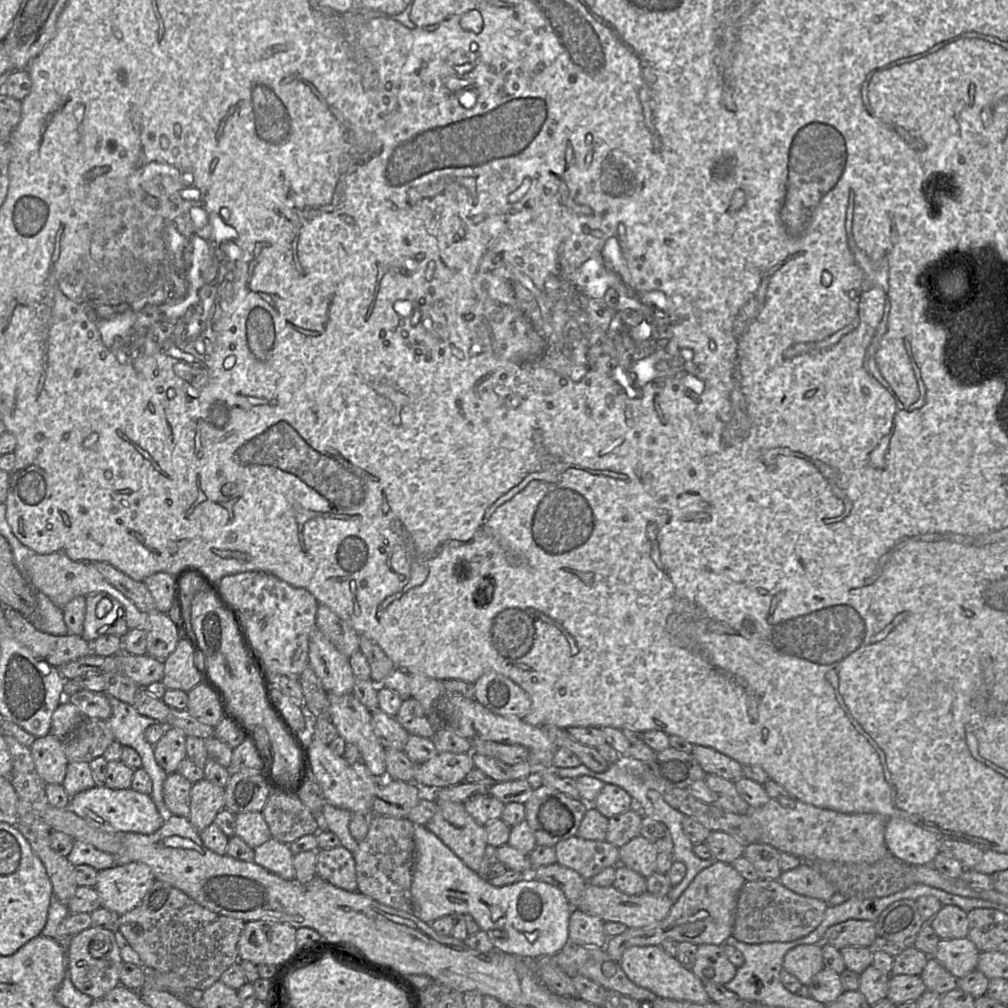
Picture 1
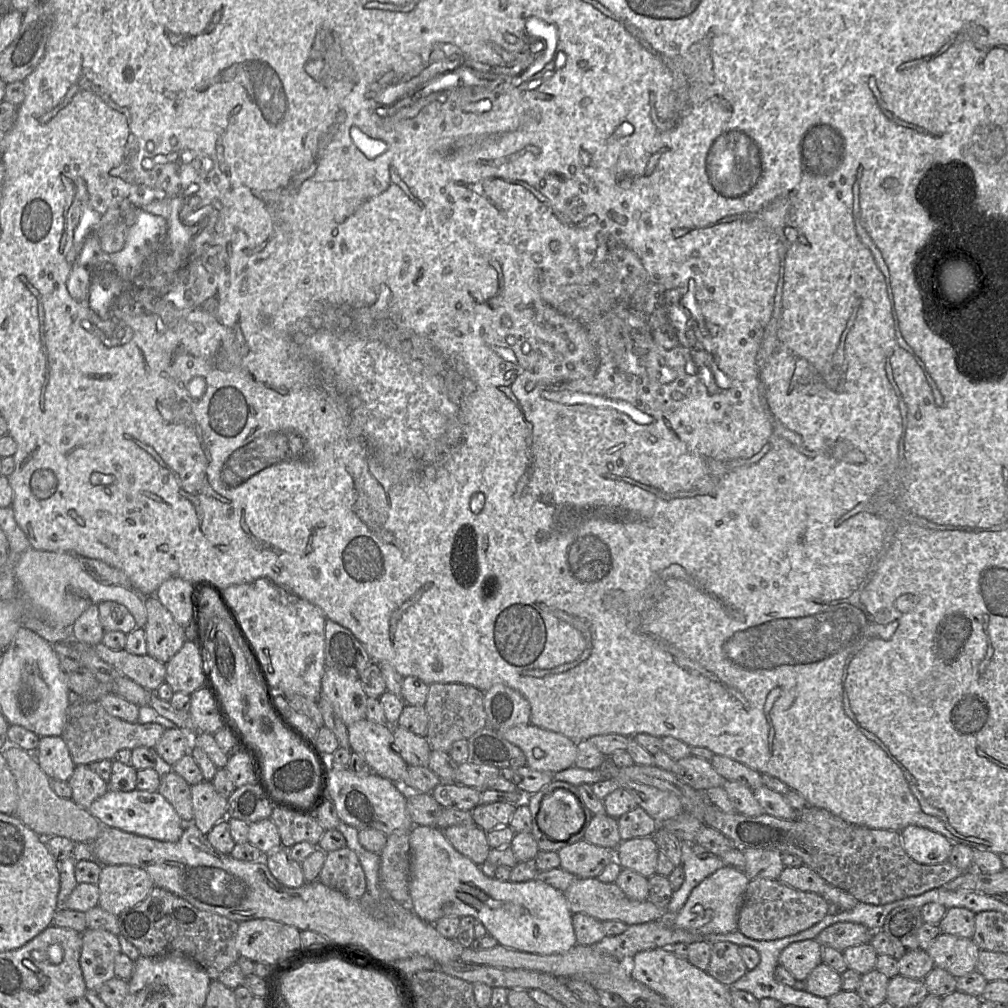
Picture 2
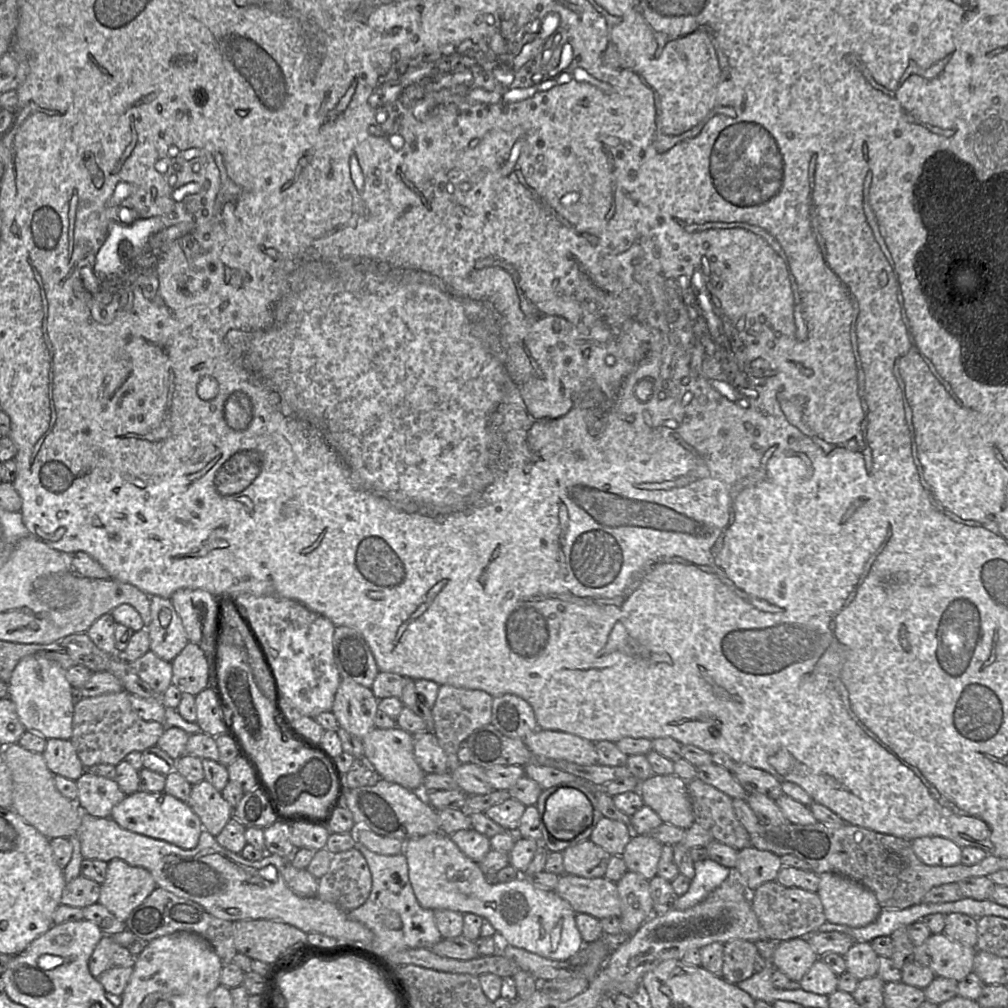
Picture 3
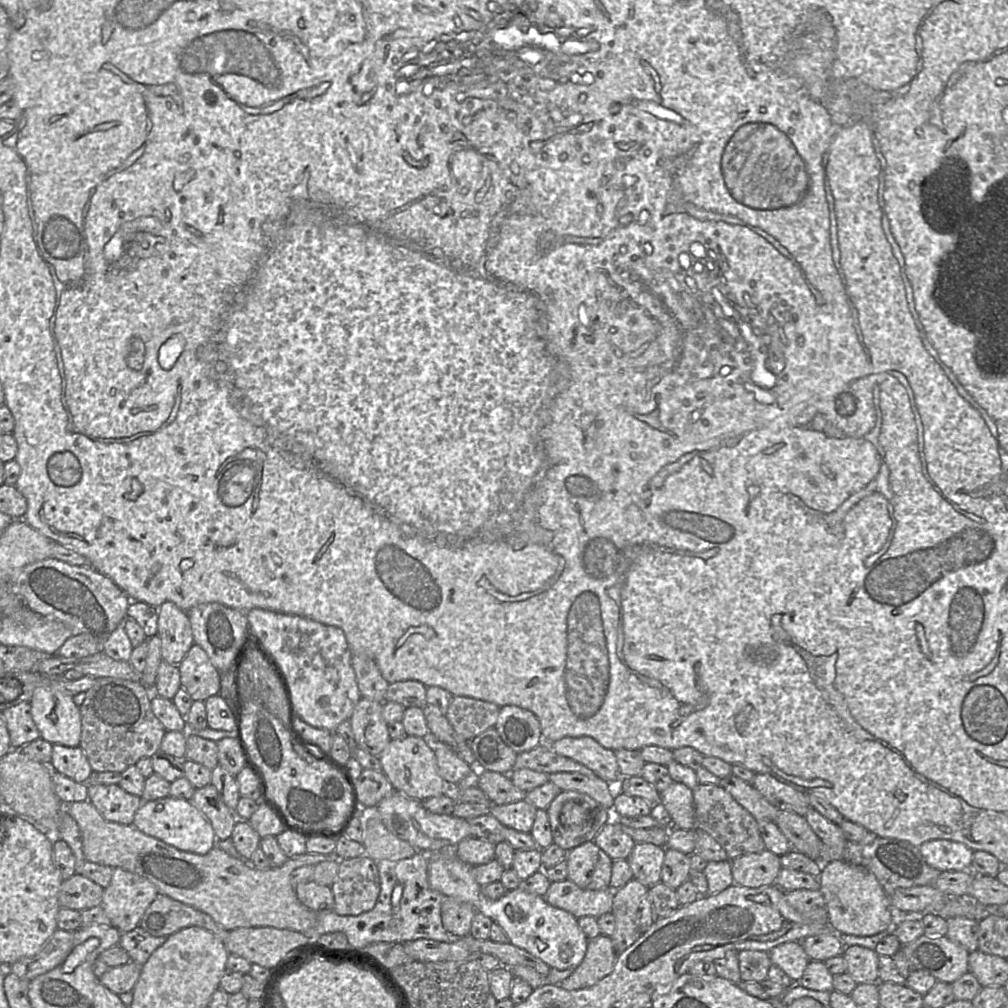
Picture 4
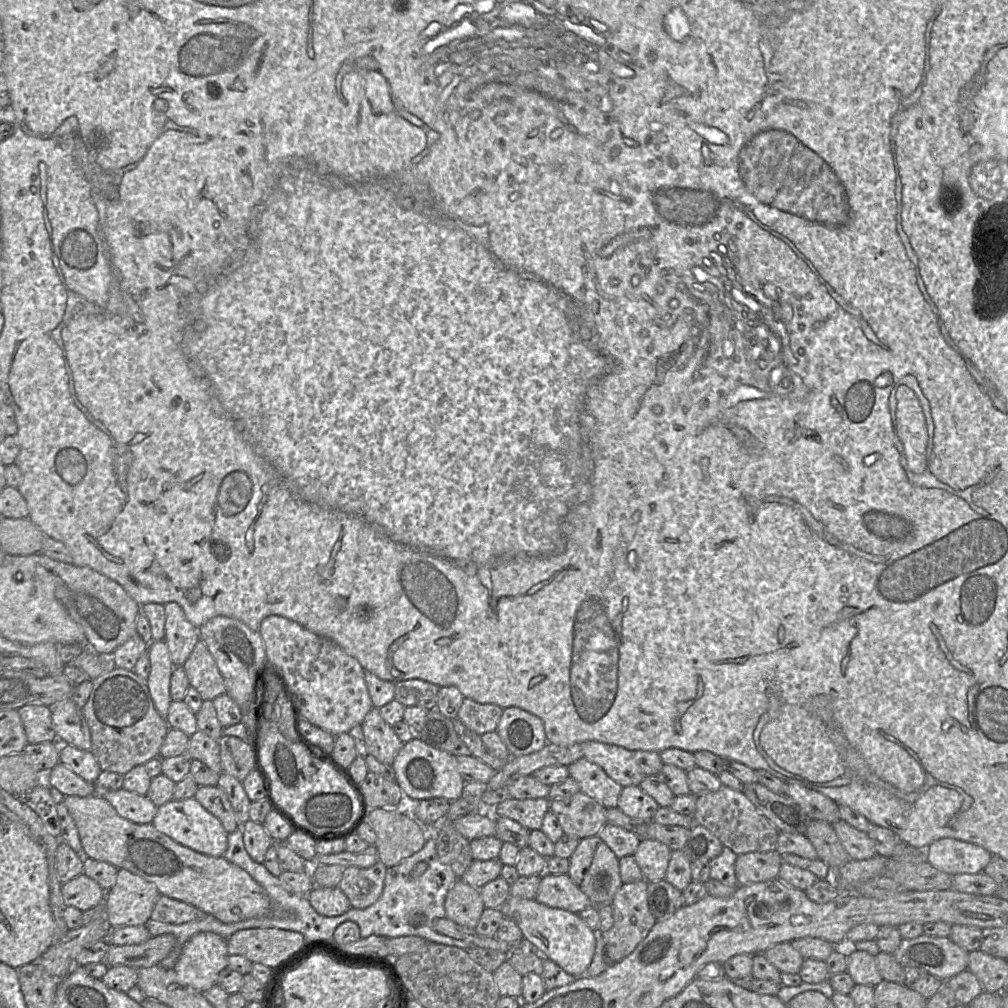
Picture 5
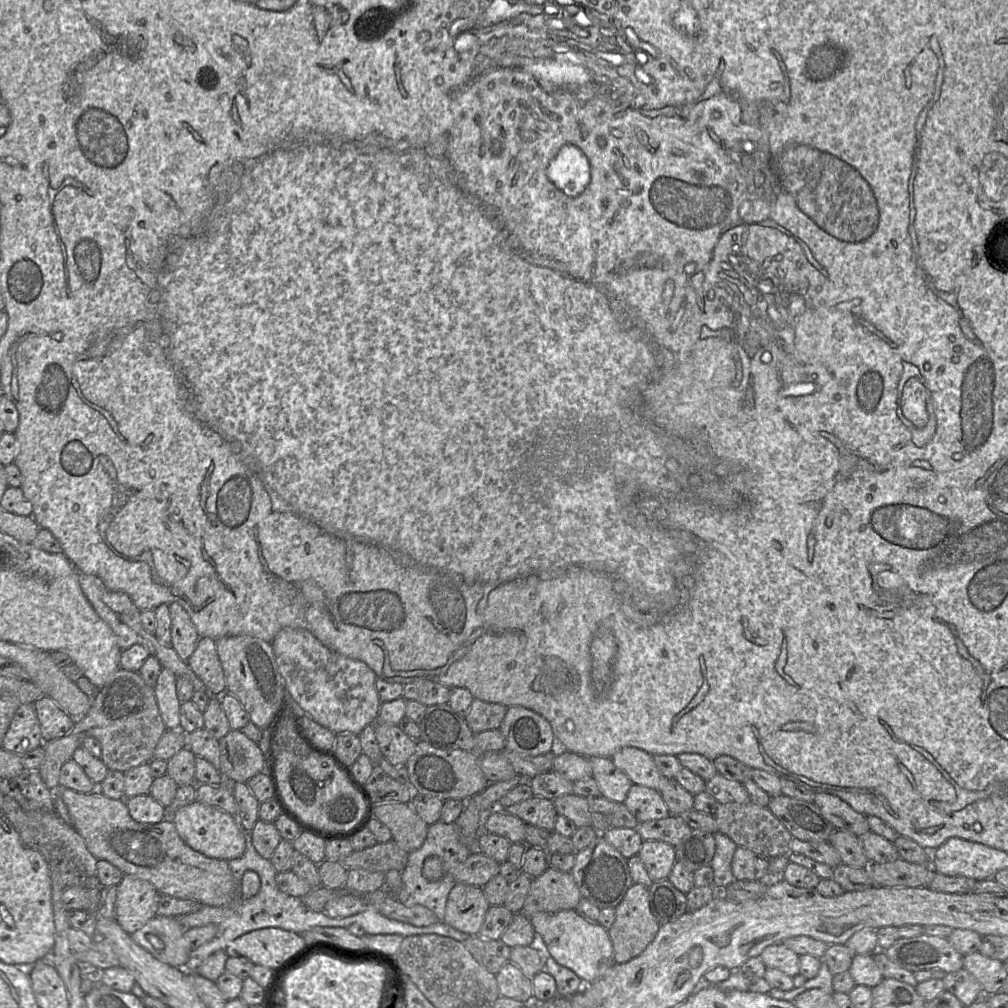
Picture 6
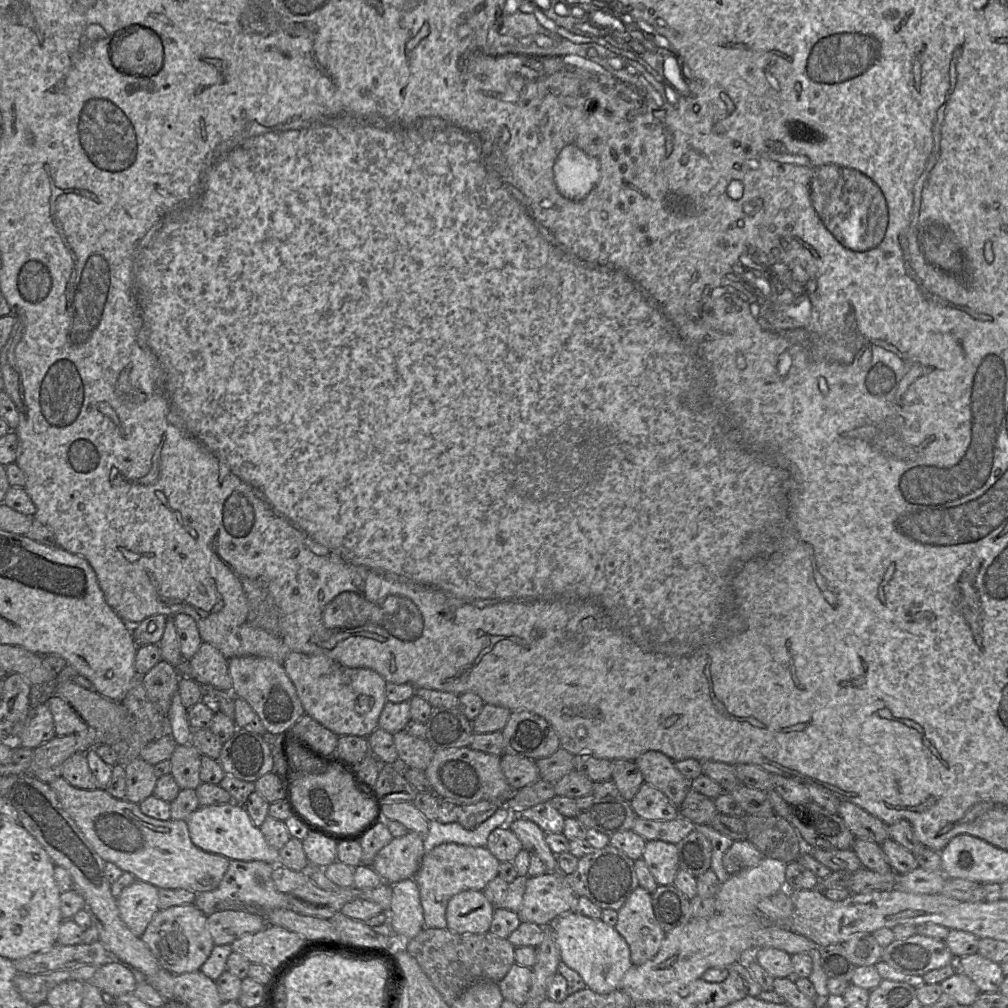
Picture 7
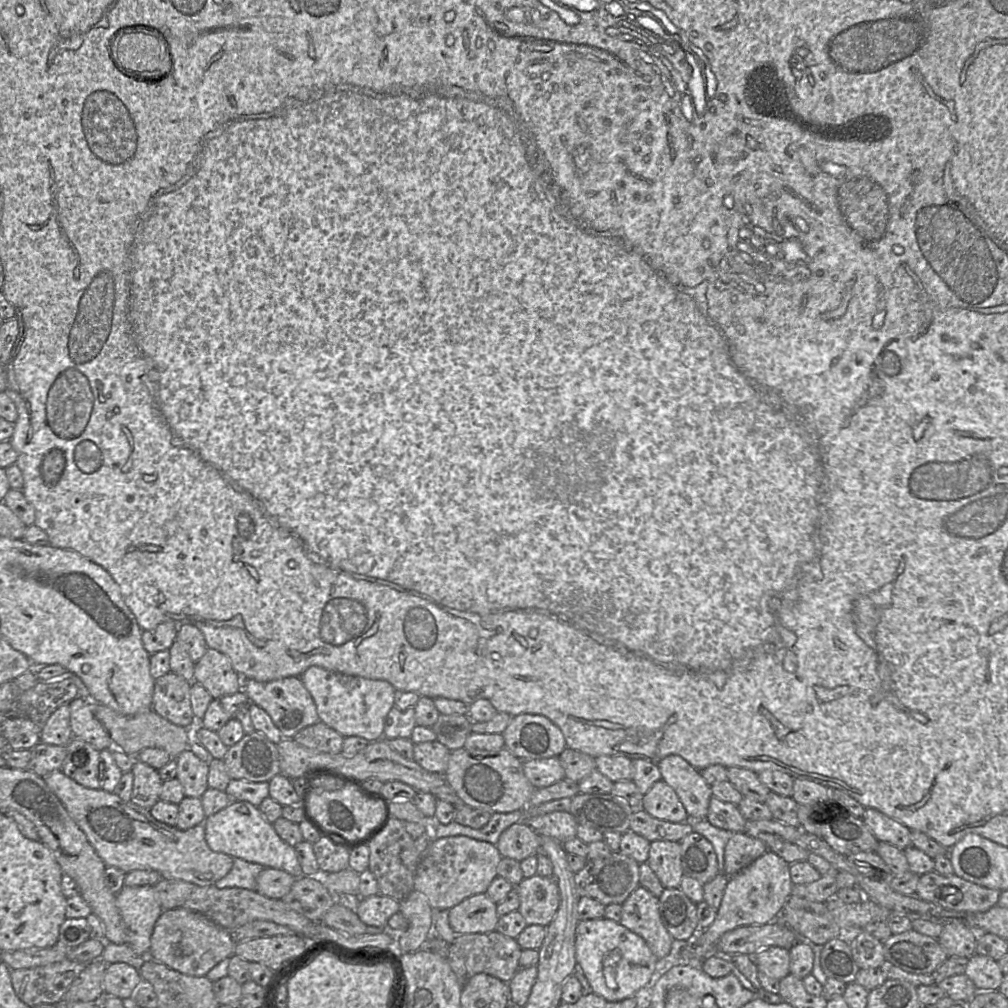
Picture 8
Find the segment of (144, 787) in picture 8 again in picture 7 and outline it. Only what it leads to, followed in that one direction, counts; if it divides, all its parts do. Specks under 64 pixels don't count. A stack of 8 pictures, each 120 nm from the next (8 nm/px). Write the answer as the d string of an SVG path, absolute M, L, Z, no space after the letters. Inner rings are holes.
M138 757L125 766L125 774L126 800L139 804L153 795L158 778L151 764Z

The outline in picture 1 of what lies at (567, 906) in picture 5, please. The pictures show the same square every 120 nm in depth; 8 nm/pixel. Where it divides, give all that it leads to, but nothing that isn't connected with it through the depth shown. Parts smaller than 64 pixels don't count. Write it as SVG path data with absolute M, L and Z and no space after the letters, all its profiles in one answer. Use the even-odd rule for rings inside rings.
M588 882L576 909L600 918L603 922L618 922L628 928L643 928L665 919L673 902L668 896L656 896L649 892L627 895L613 885L598 887Z

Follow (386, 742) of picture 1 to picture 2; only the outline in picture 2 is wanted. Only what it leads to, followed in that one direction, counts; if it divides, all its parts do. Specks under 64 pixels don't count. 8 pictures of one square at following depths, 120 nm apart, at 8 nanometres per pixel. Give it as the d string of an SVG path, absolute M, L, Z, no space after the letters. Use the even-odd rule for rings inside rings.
M391 725L393 732L393 749L408 766L428 767L431 746L426 737L412 733L398 726Z

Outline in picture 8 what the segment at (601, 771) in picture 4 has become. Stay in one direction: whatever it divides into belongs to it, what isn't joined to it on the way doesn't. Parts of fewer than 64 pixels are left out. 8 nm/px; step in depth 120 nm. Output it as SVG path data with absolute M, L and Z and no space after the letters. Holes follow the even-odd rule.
M672 754L658 763L662 779L677 793L690 820L706 819L712 797L711 785L683 757Z

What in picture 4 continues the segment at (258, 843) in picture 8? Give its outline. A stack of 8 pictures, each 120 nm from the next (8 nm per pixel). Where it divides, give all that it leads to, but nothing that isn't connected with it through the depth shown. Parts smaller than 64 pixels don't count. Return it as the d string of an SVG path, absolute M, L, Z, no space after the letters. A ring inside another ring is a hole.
M167 796L153 801L144 801L135 813L132 825L144 834L185 852L205 855L217 845L211 823L191 803L191 800Z

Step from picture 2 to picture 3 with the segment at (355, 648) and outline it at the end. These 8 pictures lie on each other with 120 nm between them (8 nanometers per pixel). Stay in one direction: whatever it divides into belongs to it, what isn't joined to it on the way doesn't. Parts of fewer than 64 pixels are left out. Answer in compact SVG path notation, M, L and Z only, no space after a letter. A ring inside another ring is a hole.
M347 626L335 628L333 657L342 680L371 689L379 669L367 642L358 631Z

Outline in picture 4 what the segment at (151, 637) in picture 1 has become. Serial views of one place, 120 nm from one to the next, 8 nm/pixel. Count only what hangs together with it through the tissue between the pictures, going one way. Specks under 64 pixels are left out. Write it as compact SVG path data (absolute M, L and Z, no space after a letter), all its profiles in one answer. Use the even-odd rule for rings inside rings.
M173 602L158 608L157 636L161 641L162 661L178 666L194 644L187 614Z

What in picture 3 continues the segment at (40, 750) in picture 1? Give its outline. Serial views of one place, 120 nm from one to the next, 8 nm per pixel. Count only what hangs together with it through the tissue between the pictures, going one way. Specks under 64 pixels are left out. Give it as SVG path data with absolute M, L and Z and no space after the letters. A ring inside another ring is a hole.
M47 739L42 755L54 775L76 781L86 771L70 740Z

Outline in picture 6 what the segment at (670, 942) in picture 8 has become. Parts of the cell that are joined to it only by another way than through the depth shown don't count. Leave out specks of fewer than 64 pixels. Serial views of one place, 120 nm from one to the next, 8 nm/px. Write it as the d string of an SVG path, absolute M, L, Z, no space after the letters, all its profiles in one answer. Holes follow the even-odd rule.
M634 883L615 907L615 921L608 929L613 945L613 962L615 964L625 963L640 955L653 941L659 928L660 924L650 909L648 888Z

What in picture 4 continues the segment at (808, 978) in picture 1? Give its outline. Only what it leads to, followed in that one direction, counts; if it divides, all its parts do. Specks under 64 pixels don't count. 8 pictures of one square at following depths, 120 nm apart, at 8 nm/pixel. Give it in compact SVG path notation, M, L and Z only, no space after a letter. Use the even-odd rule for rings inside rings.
M785 942L769 952L771 963L781 968L796 984L802 977L810 959L801 942Z

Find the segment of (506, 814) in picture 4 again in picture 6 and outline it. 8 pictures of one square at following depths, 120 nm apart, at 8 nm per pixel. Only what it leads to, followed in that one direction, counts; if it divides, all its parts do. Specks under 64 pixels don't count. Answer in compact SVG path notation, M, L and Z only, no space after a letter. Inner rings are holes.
M536 796L509 806L503 811L518 817L526 825L544 828L550 832L554 831L558 816L552 800Z

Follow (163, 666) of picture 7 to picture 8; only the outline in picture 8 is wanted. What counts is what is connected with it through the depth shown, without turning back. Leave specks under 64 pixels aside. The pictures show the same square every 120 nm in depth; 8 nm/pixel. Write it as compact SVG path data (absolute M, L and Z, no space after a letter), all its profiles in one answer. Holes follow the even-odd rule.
M169 671L155 679L151 709L171 723L194 728L196 719L190 701L191 682Z

